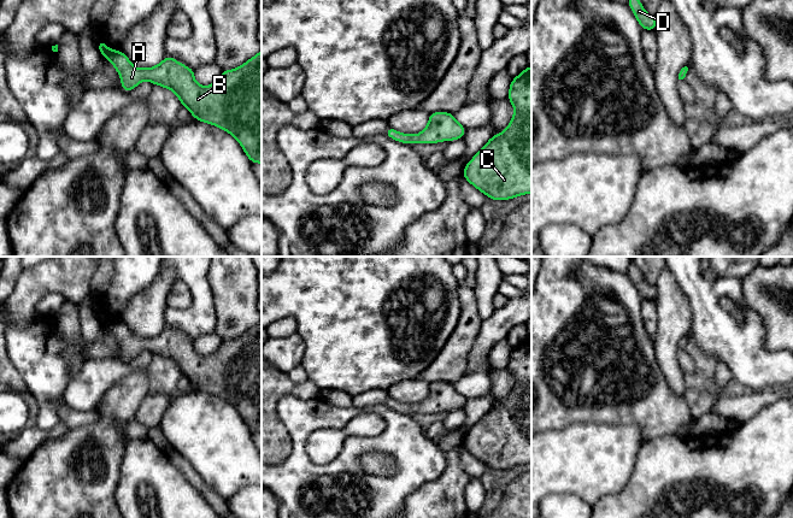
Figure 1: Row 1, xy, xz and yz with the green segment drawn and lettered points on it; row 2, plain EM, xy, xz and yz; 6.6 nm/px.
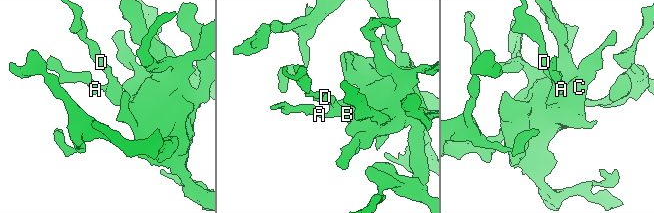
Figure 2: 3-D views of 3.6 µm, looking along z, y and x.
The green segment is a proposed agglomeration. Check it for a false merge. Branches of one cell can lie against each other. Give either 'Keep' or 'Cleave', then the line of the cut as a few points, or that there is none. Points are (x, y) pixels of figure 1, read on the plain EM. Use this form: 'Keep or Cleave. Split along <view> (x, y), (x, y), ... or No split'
Keep. No split

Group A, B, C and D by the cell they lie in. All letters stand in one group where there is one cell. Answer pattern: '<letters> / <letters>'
A B C D

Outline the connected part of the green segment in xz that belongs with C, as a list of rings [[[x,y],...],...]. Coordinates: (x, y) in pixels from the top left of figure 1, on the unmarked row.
[[[531,336],[511,351],[507,369],[515,377],[515,384],[506,400],[493,405],[464,436],[462,445],[495,471],[531,463]]]

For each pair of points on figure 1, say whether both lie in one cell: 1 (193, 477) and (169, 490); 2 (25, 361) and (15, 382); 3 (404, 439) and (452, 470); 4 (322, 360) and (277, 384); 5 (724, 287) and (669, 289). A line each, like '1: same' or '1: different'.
1: different
2: different
3: different
4: different
5: different

